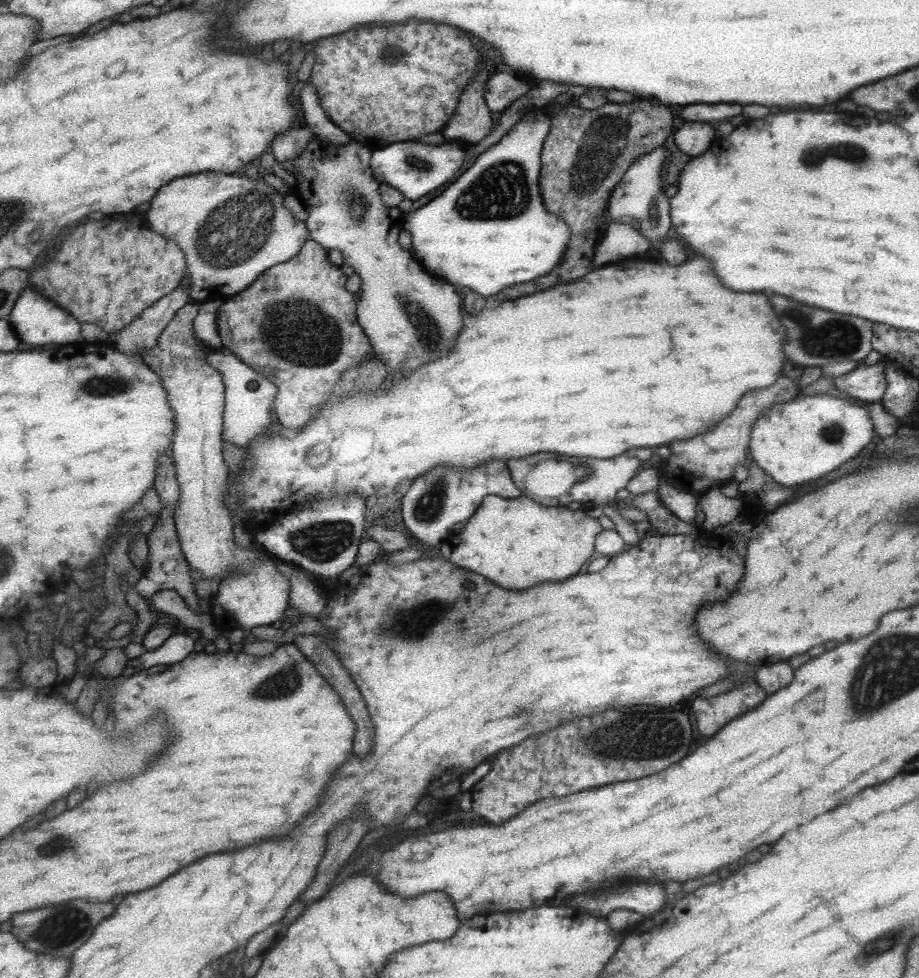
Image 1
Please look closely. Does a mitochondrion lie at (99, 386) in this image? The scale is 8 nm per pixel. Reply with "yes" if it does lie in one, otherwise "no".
yes

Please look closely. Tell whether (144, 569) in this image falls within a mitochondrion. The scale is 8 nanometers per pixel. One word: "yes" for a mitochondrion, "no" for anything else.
no

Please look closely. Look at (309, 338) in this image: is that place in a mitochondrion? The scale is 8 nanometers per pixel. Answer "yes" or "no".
yes

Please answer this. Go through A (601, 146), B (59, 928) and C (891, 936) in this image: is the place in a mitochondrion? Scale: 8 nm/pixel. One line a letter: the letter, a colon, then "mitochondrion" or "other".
A: mitochondrion
B: mitochondrion
C: mitochondrion

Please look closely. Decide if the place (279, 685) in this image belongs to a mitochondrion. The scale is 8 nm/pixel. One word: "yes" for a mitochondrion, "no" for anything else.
yes

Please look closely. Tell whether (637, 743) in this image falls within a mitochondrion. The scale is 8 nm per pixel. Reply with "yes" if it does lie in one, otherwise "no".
yes

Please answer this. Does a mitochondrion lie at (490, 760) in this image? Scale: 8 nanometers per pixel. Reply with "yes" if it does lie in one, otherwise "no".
no

